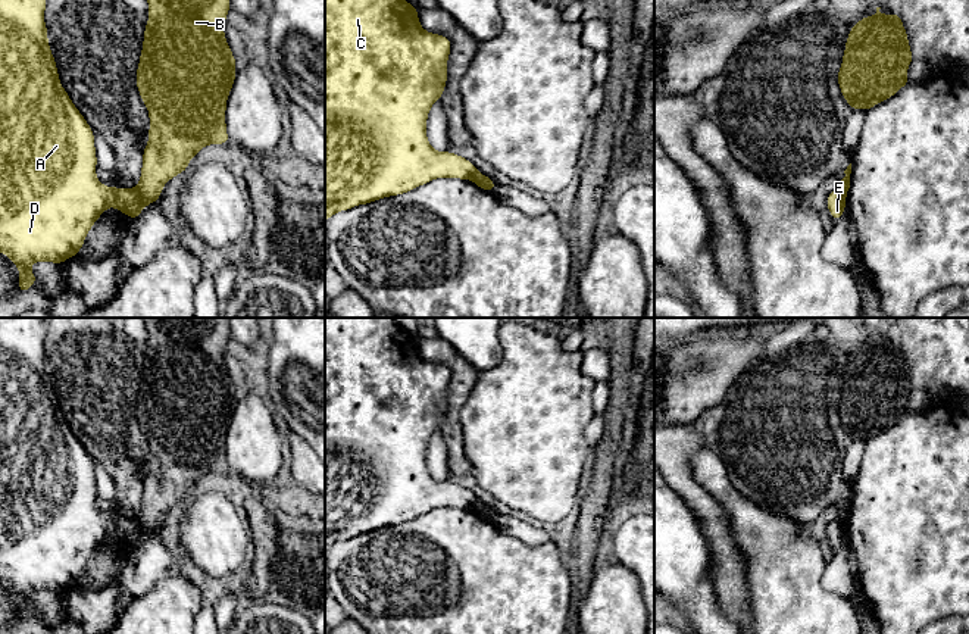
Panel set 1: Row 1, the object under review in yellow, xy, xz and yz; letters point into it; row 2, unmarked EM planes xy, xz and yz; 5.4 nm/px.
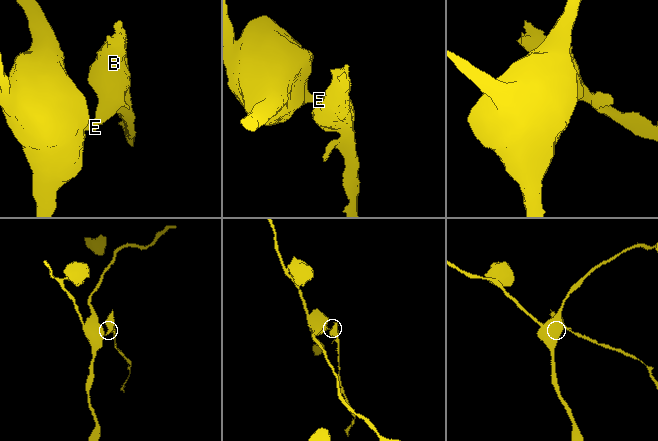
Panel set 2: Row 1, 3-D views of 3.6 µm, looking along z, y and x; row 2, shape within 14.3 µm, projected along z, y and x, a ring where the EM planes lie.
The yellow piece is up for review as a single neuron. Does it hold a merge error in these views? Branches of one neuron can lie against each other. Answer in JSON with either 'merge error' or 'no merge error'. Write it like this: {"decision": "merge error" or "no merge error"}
{"decision": "merge error"}

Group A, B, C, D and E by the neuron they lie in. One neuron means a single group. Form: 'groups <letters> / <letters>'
groups A C D E / B

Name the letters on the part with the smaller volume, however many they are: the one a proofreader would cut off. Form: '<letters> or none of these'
B

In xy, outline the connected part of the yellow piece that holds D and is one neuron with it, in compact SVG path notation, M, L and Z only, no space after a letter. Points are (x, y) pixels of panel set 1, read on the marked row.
M0 0L0 252L19 268L21 294L37 282L31 265L60 265L78 256L88 231L107 207L137 219L147 206L135 188L106 187L97 179L94 131L59 81L44 22L46 6L47 0Z

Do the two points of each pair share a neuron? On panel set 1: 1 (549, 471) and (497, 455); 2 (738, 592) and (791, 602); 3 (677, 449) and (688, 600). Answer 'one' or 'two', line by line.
1: one
2: two
3: two

